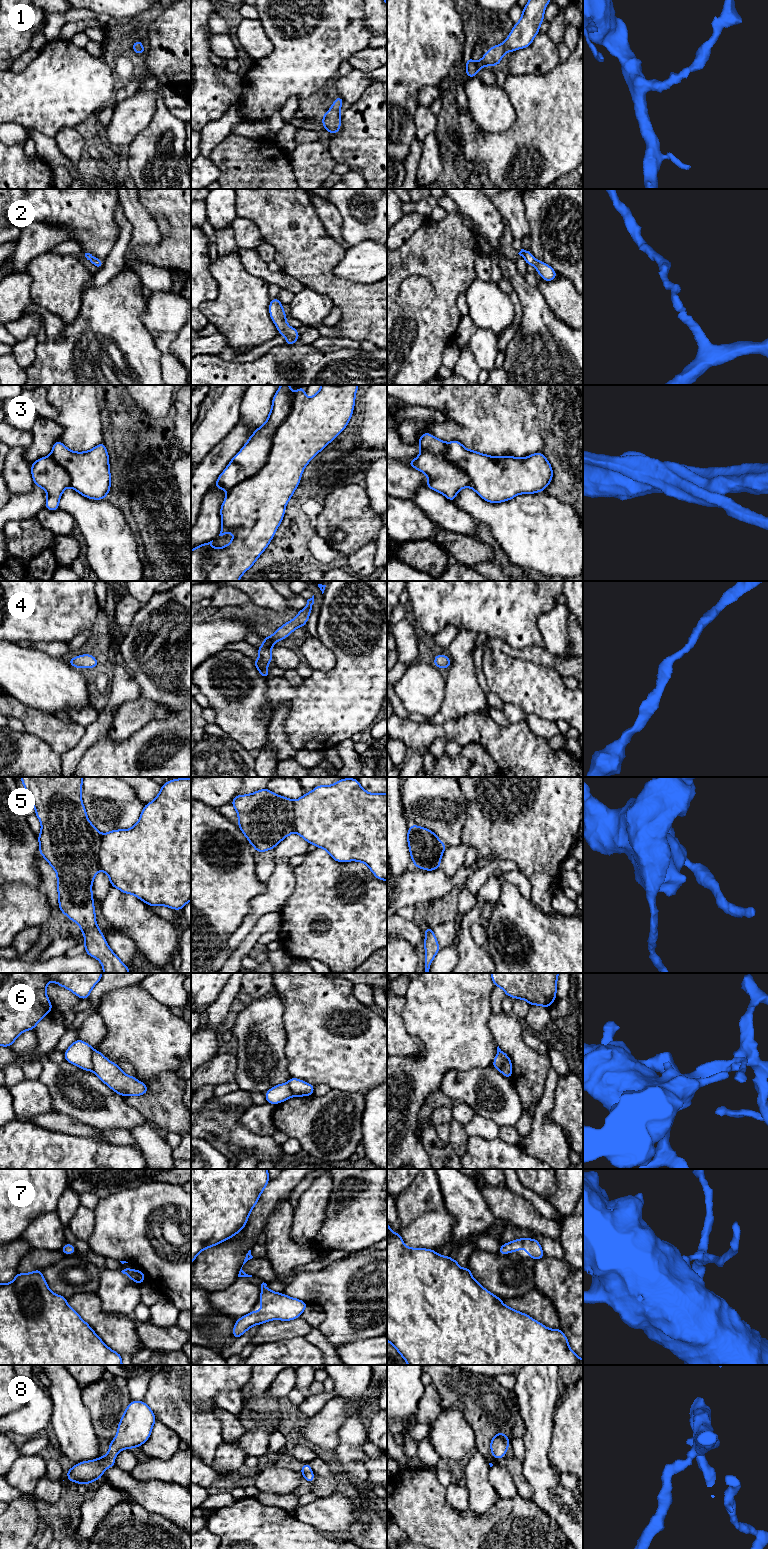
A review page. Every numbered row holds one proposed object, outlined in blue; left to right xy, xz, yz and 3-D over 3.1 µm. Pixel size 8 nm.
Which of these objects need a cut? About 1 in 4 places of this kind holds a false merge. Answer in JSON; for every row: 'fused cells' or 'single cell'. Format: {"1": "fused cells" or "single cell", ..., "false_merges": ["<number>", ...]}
{"1": "single cell", "2": "single cell", "3": "fused cells", "4": "single cell", "5": "fused cells", "6": "fused cells", "7": "single cell", "8": "single cell", "false_merges": ["3", "5", "6"]}

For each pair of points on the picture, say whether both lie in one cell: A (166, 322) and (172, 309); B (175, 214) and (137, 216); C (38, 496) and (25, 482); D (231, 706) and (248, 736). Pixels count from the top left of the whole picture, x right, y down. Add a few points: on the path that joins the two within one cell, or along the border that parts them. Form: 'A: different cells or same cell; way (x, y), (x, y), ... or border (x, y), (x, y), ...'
A: same cell; way (166, 319), (166, 315), (169, 312)
B: different cells; border (138, 199), (139, 203), (153, 218)
C: different cells; border (36, 486), (28, 492), (15, 493), (13, 495)
D: same cell; way (238, 713), (248, 729)

